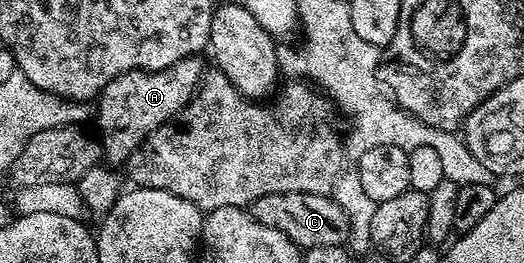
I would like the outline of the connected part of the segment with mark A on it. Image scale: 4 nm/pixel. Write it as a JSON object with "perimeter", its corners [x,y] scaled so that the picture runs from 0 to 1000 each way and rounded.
{"perimeter":[[[382,213],[359,217],[302,278],[237,278],[204,316],[191,369],[183,373],[181,403],[185,490],[193,502],[191,578],[210,631],[237,631],[286,506],[330,456],[359,399],[384,319],[384,228]]]}

